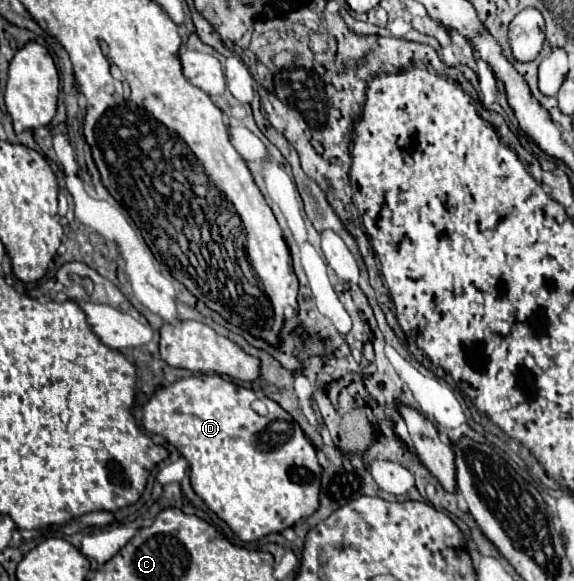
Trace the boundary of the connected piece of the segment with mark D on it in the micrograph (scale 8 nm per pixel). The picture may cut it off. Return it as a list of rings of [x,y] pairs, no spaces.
[[[199,375],[199,377],[185,377],[185,379],[179,379],[175,381],[173,385],[169,387],[161,387],[159,391],[153,393],[153,397],[145,403],[143,407],[143,427],[149,431],[149,433],[157,433],[161,435],[163,439],[167,439],[171,445],[175,445],[181,455],[189,461],[191,465],[191,485],[195,489],[195,493],[209,505],[209,509],[213,513],[217,513],[219,519],[223,519],[243,541],[257,541],[269,533],[277,533],[277,531],[283,531],[283,527],[293,527],[297,521],[313,515],[317,509],[319,509],[319,479],[321,479],[321,465],[317,461],[317,451],[313,447],[313,443],[307,439],[307,435],[303,433],[303,429],[299,427],[299,423],[287,415],[287,411],[283,411],[283,407],[279,407],[279,403],[263,397],[263,403],[267,407],[265,413],[259,413],[255,411],[253,403],[257,403],[257,395],[253,393],[253,389],[249,387],[241,387],[229,379],[223,379],[221,375]]]

